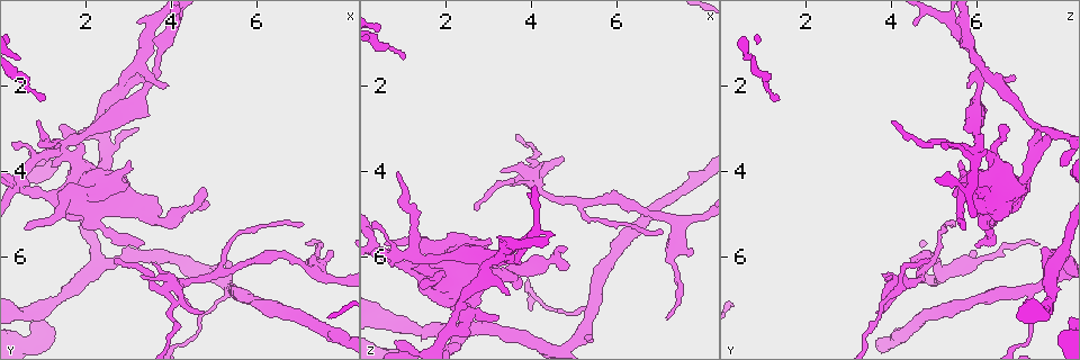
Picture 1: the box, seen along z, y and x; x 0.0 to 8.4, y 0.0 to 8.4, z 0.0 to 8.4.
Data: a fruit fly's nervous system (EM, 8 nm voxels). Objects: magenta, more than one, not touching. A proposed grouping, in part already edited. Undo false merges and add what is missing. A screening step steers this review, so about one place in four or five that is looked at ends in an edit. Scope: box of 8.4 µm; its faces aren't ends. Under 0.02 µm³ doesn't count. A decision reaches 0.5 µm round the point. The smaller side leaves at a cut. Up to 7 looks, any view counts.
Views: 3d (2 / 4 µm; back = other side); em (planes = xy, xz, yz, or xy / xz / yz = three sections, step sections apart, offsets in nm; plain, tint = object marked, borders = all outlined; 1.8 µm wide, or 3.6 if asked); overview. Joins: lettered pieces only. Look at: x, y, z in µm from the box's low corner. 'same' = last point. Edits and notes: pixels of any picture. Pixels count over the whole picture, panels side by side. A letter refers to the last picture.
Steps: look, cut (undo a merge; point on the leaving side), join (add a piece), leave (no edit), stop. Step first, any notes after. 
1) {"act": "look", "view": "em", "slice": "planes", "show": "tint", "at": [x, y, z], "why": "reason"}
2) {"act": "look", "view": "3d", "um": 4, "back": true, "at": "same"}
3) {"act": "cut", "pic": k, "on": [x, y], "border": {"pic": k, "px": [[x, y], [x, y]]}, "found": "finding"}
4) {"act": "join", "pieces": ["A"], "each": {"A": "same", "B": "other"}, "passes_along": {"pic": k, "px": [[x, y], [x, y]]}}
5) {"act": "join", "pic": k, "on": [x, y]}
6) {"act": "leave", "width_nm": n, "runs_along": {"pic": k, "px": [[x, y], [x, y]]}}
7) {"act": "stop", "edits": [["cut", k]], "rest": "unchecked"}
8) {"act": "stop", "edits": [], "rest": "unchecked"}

{"act": "look", "view": "em", "slice": "planes", "show": "borders", "at": [3.50, 1.80, 6.10], "why": "a fork"}

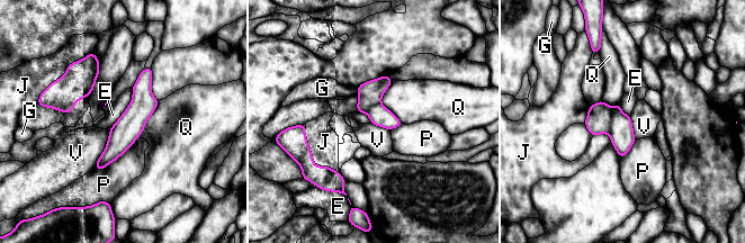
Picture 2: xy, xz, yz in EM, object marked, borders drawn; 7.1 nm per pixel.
{"act": "cut", "pic": 2, "on": [621, 133], "each": {"E": "other", "G": "other", "J": "other", "P": "other", "Q": "other", "V": "other"}, "part_leaving": {"pic": 2, "px": [[149, 70], [140, 110], [98, 167]]}, "found": "a second neuron is stuck on"}

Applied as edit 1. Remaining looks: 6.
{"act": "look", "view": "overview"}

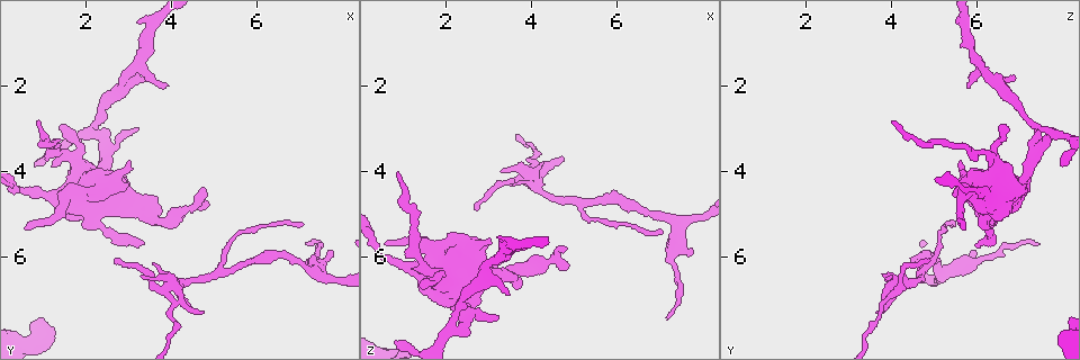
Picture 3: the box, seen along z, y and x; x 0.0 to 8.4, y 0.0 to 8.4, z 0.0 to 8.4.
{"act": "look", "view": "3d", "um": 4, "at": [3.25, 4.75, 6.45], "why": "sharp bend"}

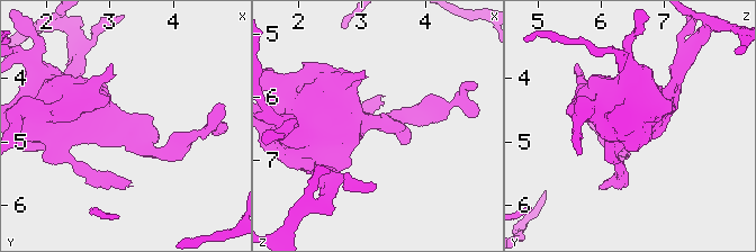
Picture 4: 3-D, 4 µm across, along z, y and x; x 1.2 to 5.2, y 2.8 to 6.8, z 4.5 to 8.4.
{"act": "look", "view": "em", "um": 3.6, "slice": "yz", "step": 4, "show": "tint", "at": [3.30, 4.75, 6.45]}

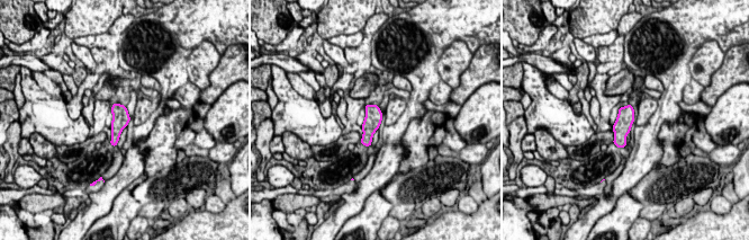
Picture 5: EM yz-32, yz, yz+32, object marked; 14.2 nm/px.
{"act": "look", "view": "em", "um": 3.6, "slice": "xy", "step": 4, "show": "borders", "at": "same", "why": "cut it another way"}

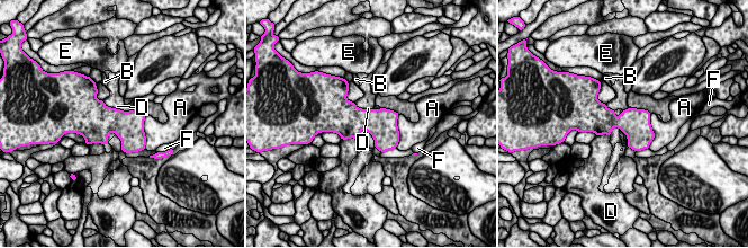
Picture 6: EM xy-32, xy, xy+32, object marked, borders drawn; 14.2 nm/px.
{"act": "leave", "width_nm": 420, "longest_contact_nm": ["A", 480], "each": {"A": "other", "B": "other", "D": "other", "E": "other", "F": "other"}, "found": "continuous, no second neuron"}

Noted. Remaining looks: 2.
{"act": "look", "view": "em", "slice": "yz", "step": 8, "show": "borders", "at": [1.35, 4.65, 6.30], "why": "sharp bend"}

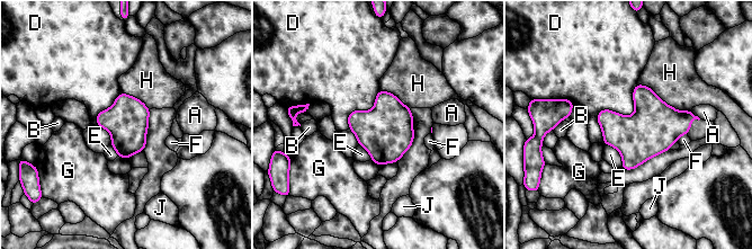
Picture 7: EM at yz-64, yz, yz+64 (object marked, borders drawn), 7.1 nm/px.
{"act": "leave", "each": {"A": "other", "B": "other", "D": "other", "E": "other", "F": "other", "G": "other", "H": "other", "J": "other"}, "border": {"pic": 7, "px": [[636, 83], [602, 141]]}, "found": "one neuron here"}

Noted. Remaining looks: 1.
{"act": "stop", "edits": [["cut", 2]], "rest": "unchecked"}

